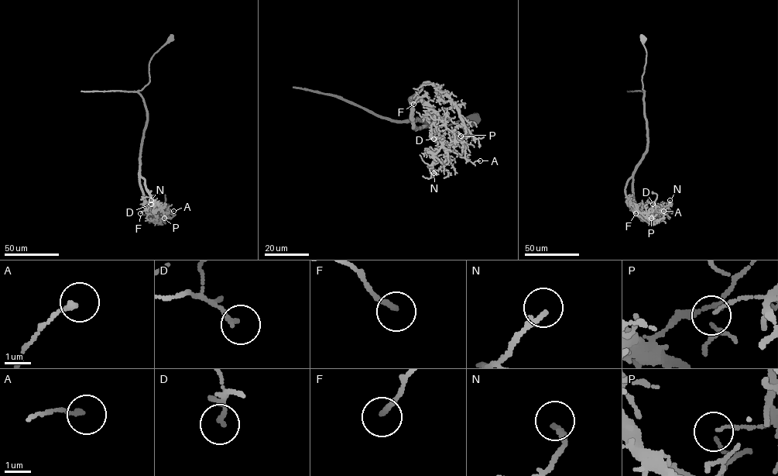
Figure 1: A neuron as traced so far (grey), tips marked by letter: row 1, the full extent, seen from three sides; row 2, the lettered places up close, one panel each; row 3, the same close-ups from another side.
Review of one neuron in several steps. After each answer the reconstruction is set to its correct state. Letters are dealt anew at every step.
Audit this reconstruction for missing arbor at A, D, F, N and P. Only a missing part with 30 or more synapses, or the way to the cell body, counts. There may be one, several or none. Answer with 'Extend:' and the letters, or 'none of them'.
Extend: none of them

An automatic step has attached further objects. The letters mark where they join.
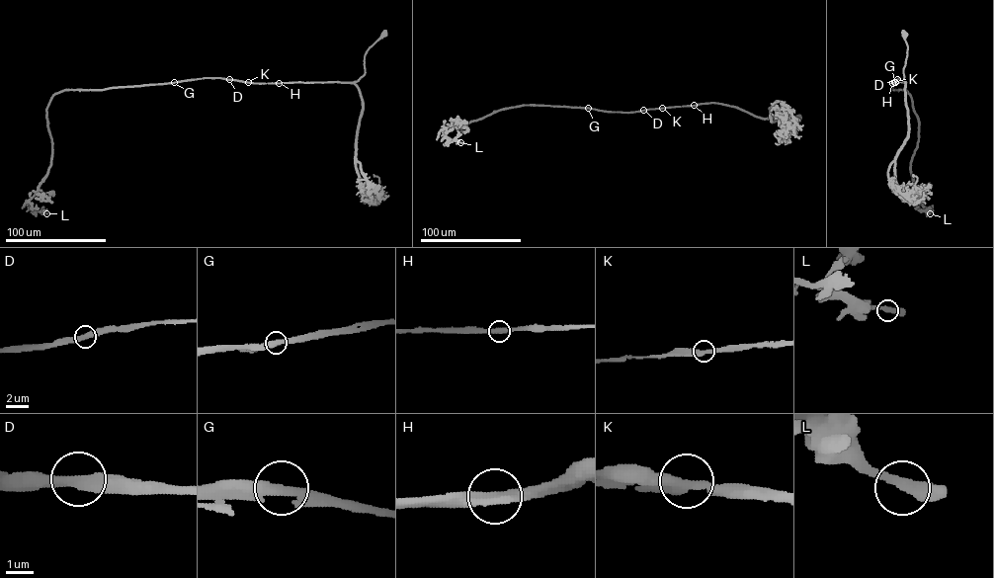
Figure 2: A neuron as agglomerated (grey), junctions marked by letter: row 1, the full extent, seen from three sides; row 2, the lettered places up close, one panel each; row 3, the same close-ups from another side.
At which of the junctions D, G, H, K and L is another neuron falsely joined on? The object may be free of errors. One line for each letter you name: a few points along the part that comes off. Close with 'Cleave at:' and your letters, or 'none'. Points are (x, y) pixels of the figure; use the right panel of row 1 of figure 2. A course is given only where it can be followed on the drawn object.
Cleave at: none

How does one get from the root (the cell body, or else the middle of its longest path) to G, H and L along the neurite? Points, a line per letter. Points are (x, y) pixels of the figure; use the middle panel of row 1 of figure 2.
G: (798, 117), (785, 121), (779, 120), (779, 116), (761, 118), (735, 107), (714, 103), (627, 113), (588, 108)
H: (798, 117), (785, 121), (779, 120), (779, 116), (761, 118), (718, 103), (694, 105)
L: (798, 117), (714, 103), (523, 105), (465, 131), (448, 126), (460, 142)

